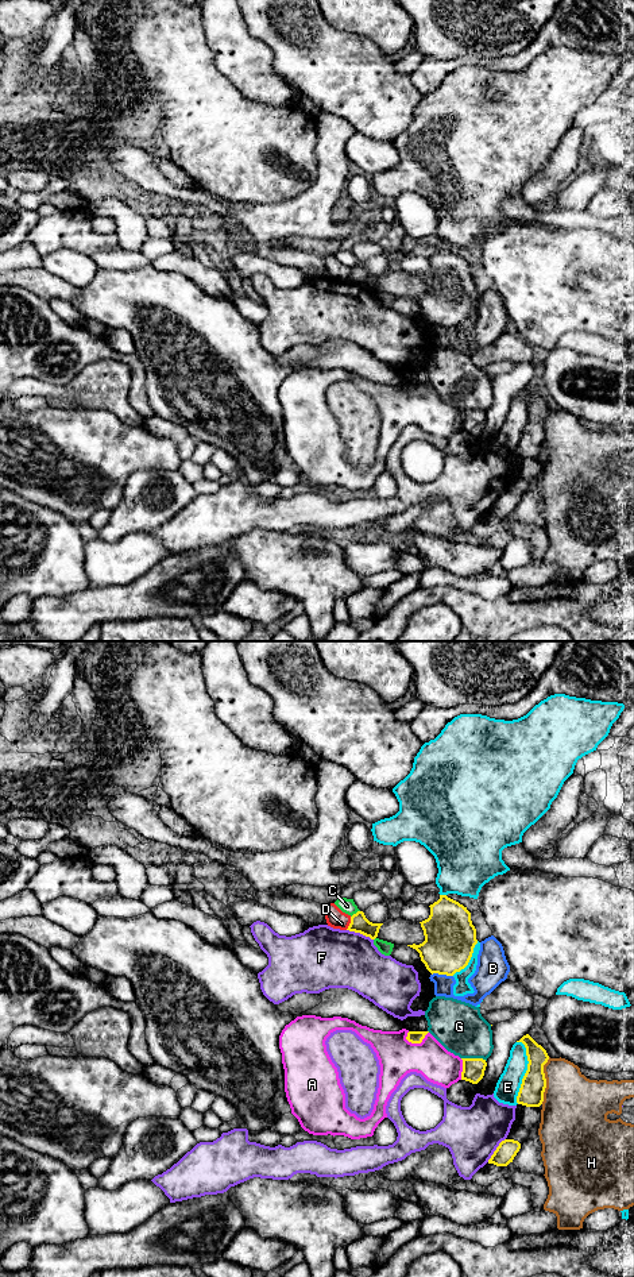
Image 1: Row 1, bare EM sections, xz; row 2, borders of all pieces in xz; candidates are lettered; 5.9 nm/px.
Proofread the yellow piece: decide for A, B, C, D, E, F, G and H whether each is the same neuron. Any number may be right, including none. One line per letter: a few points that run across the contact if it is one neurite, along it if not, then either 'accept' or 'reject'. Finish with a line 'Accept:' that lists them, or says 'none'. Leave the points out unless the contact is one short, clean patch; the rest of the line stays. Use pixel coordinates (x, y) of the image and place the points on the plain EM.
A: reject
B: reject
C: reject
D: line xz (351, 269), (351, 274), (346, 281); reject
E: reject
F: reject
G: reject
H: reject
Accept: none

